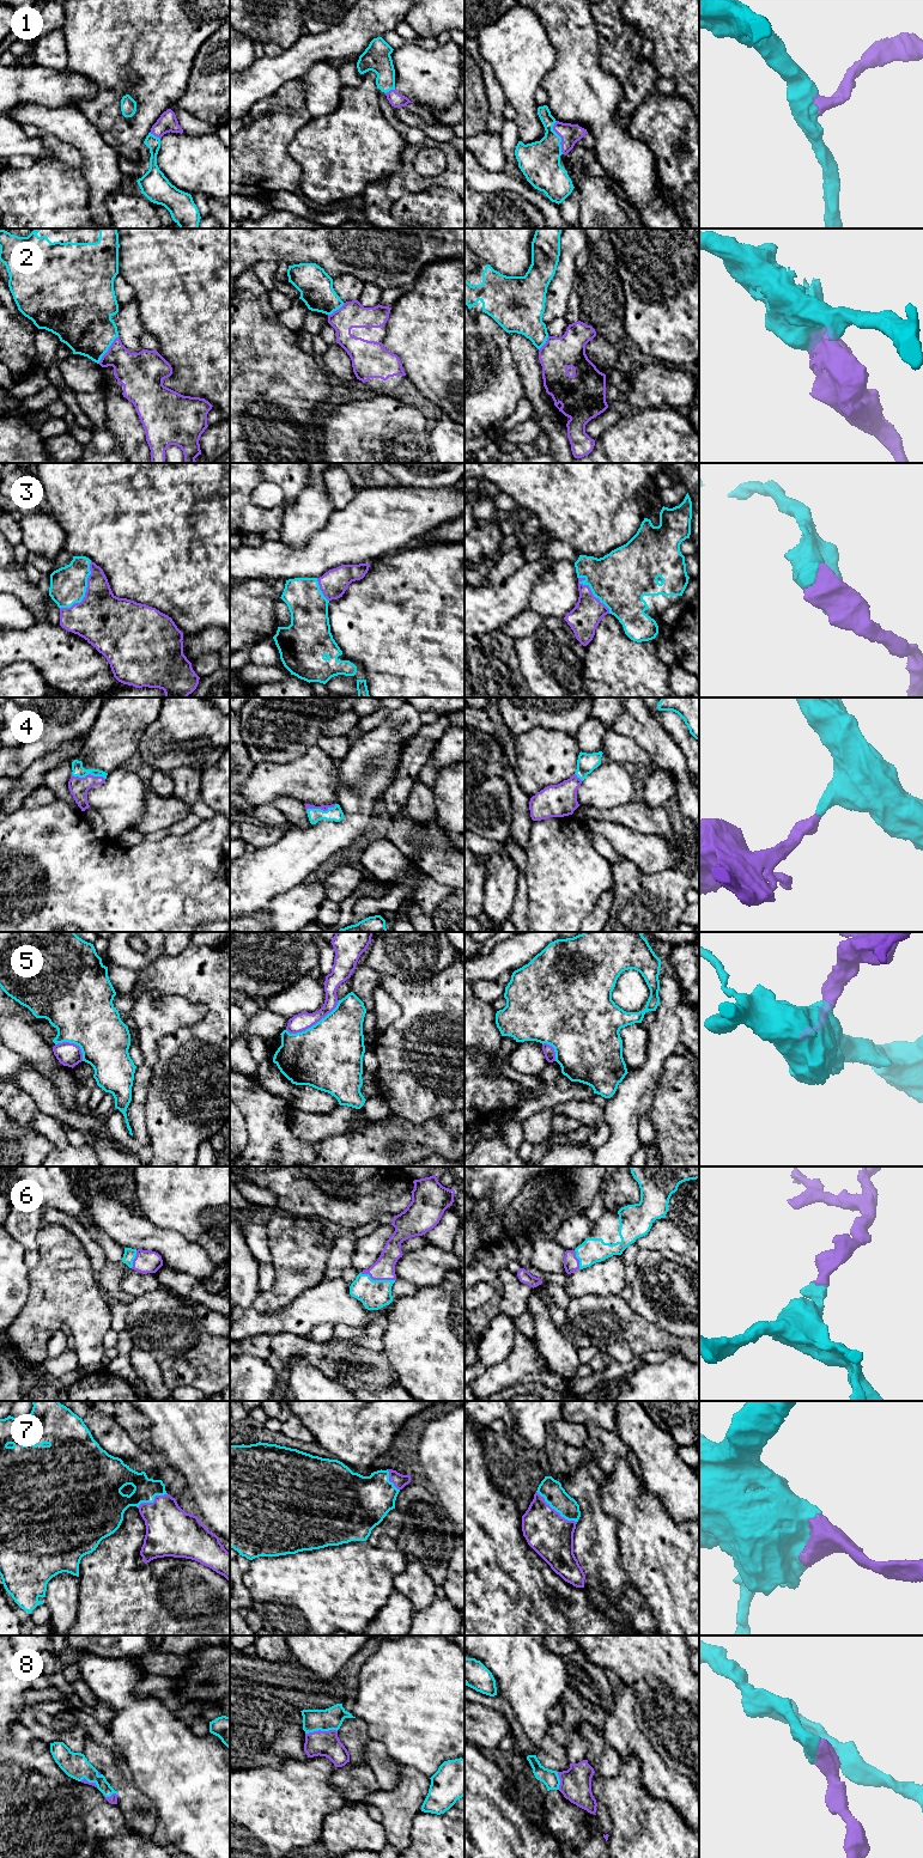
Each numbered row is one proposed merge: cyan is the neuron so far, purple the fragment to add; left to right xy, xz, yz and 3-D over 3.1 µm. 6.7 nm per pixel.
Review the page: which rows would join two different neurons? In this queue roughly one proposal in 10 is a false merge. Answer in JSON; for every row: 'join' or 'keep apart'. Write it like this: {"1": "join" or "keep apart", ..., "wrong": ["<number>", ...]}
{"1": "join", "2": "keep apart", "3": "join", "4": "join", "5": "keep apart", "6": "join", "7": "join", "8": "join", "wrong": ["2", "5"]}

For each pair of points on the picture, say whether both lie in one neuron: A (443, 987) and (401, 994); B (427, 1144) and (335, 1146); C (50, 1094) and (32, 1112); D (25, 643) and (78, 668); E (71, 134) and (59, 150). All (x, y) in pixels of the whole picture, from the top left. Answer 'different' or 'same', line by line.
A: same
B: same
C: different
D: same
E: different

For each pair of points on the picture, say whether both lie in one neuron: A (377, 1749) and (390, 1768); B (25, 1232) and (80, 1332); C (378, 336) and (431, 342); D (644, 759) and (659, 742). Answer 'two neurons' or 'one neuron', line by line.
A: one neuron
B: two neurons
C: two neurons
D: two neurons

